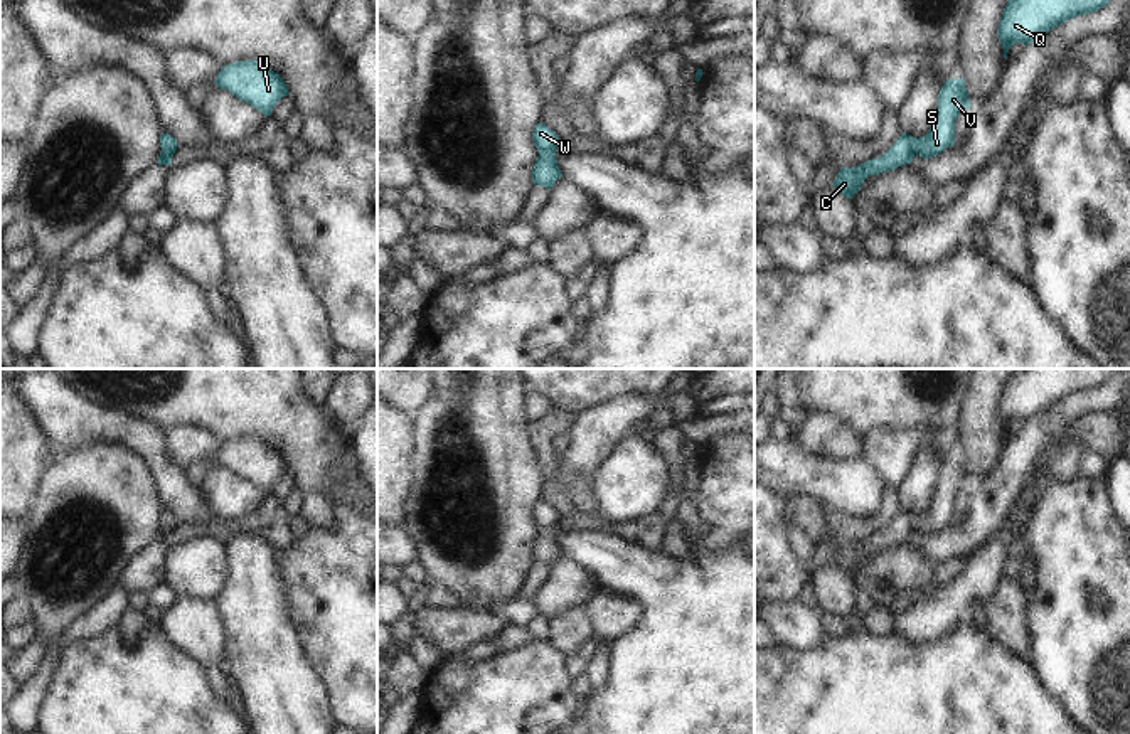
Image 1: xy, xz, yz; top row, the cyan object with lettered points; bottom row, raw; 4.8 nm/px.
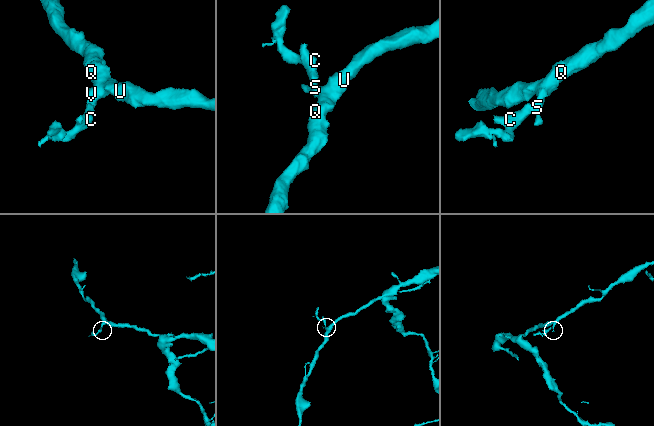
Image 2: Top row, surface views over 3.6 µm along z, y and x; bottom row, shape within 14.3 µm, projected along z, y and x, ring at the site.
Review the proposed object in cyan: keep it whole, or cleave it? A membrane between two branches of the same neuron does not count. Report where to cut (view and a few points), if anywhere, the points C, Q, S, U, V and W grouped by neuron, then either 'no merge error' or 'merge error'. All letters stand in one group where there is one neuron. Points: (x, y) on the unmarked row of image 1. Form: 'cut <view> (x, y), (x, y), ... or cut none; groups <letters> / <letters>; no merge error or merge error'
cut none; groups C Q S U V W; no merge error

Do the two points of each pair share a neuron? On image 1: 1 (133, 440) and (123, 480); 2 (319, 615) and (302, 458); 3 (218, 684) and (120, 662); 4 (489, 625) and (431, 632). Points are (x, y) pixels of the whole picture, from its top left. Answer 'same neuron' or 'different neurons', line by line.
1: different neurons
2: different neurons
3: different neurons
4: same neuron

